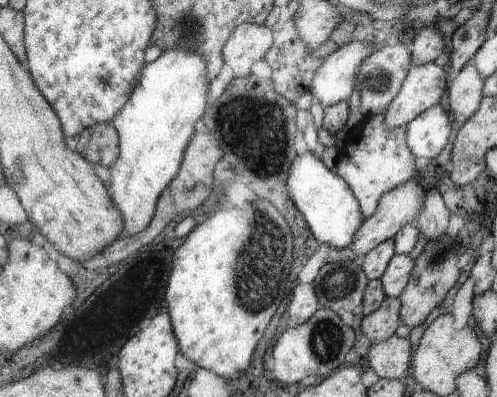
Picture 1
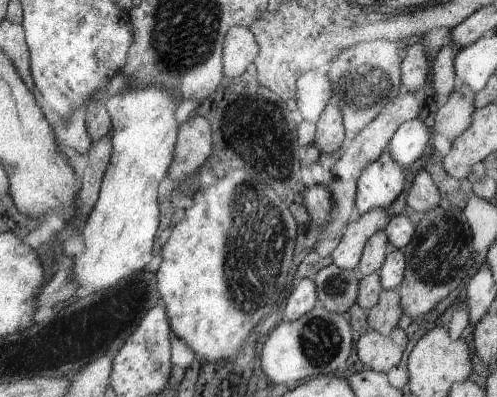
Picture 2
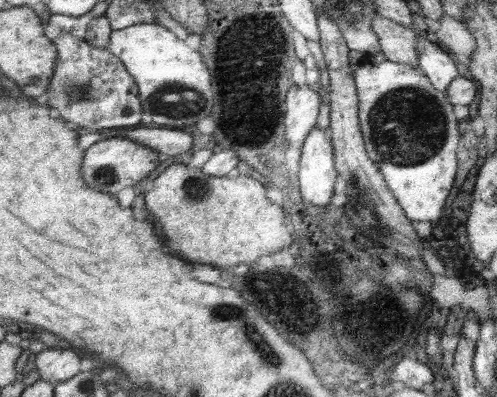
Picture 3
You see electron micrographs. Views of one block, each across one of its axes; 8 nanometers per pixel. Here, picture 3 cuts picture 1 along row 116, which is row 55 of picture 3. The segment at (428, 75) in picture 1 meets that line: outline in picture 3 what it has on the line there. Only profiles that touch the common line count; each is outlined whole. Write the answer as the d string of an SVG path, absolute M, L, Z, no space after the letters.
M377 16L377 20L373 20L373 30L377 30L377 34L381 36L381 50L385 58L395 64L409 64L421 68L417 54L419 36L415 30L405 28L383 16Z

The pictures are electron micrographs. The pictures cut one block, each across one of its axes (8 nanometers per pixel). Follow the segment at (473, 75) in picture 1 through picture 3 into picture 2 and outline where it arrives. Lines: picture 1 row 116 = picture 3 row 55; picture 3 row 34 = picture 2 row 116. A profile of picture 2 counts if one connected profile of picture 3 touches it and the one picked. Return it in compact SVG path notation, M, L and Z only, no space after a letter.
M463 86L461 90L455 90L449 96L449 102L441 106L441 110L437 110L433 132L455 142L473 124L473 114L479 110L475 106L477 96L479 94L471 86Z

